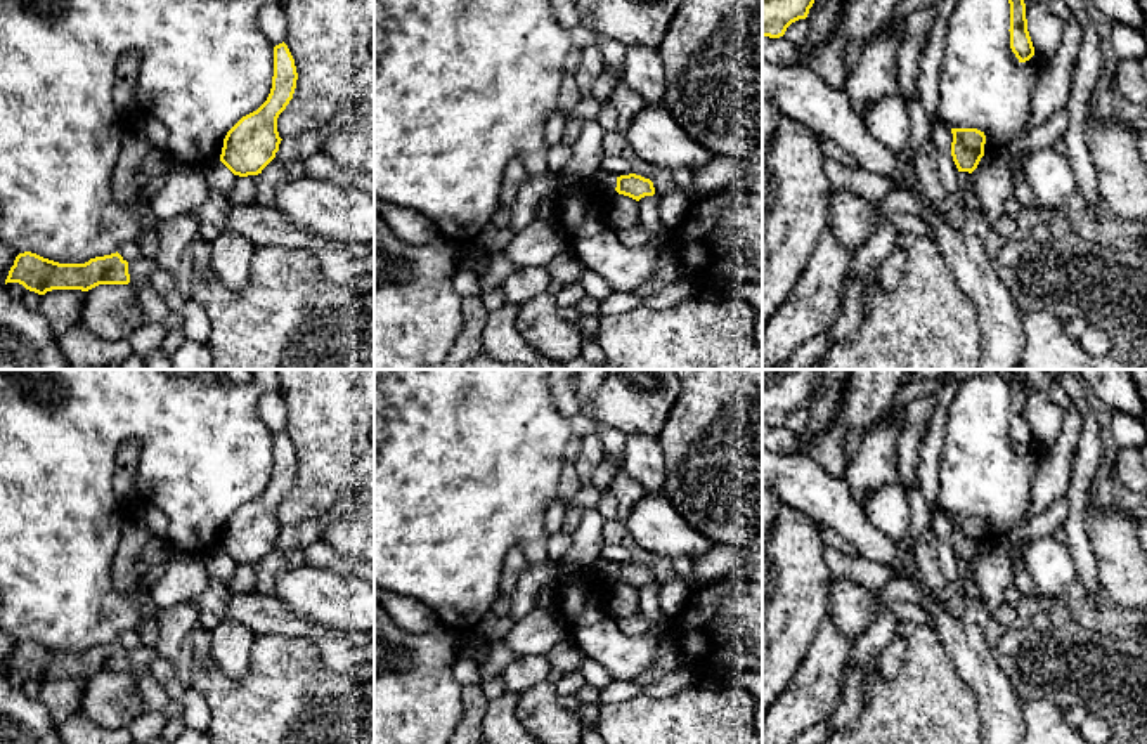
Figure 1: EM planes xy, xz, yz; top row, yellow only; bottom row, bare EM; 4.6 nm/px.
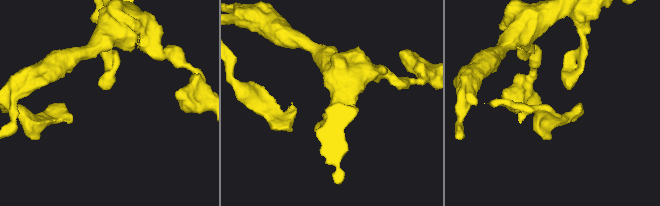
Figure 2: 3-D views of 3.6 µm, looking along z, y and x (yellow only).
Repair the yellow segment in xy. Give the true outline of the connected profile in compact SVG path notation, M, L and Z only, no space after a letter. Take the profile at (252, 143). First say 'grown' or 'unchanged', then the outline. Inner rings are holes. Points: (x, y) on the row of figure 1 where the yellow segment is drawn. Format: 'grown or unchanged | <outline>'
unchanged | M282 42L274 47L274 76L267 101L243 116L225 135L220 161L239 177L258 175L275 158L281 137L277 118L296 88L295 59Z

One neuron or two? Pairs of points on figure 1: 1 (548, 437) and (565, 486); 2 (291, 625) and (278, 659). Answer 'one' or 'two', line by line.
1: two
2: two

